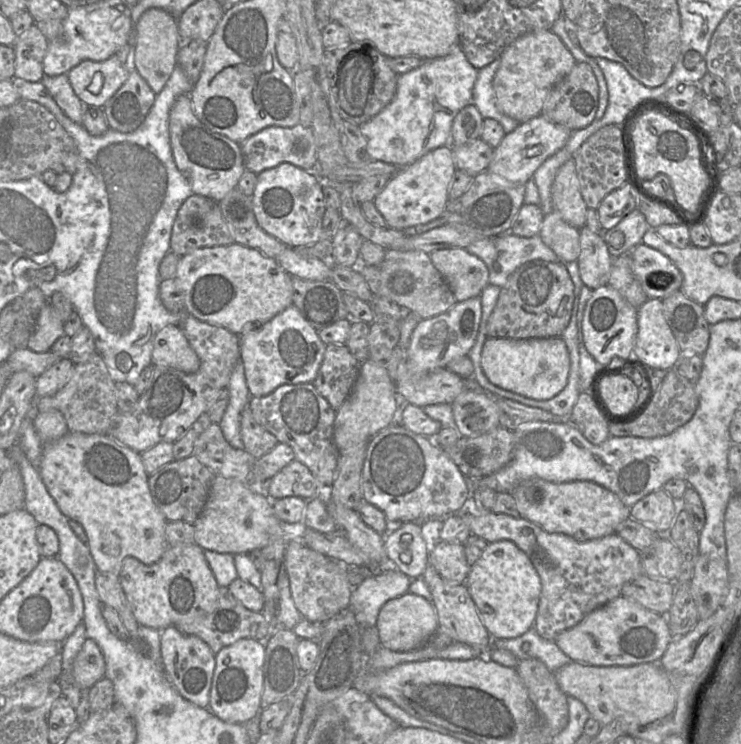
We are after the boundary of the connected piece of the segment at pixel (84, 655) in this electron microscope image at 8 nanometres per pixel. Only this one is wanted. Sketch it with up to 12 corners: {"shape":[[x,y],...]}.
{"shape":[[86,638],[71,668],[72,681],[89,689],[105,677],[97,643]]}

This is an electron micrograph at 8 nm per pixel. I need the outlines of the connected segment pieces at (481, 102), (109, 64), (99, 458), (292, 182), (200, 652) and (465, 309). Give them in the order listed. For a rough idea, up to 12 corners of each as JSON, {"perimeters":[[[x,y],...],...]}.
{"perimeters":[[[498,57],[478,70],[472,103],[485,118],[499,122],[505,133],[520,123],[495,104],[493,78]],[[116,56],[83,60],[67,76],[82,102],[103,109],[128,79]],[[67,432],[38,467],[98,572],[156,563],[168,523],[140,453]],[[287,162],[257,174],[258,225],[286,246],[321,239],[322,182]],[[175,626],[160,632],[164,673],[208,708],[215,654]],[[480,296],[421,319],[407,348],[412,373],[446,368],[474,346]]]}

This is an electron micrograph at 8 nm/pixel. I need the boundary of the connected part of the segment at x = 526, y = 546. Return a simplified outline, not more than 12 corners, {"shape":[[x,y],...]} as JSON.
{"shape":[[491,511],[472,535],[514,542],[541,581],[534,622],[554,641],[642,574],[616,533],[577,541]]}

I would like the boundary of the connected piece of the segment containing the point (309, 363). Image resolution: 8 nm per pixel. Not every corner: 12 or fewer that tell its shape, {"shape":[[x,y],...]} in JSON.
{"shape":[[292,304],[240,336],[251,397],[312,383],[326,344]]}

